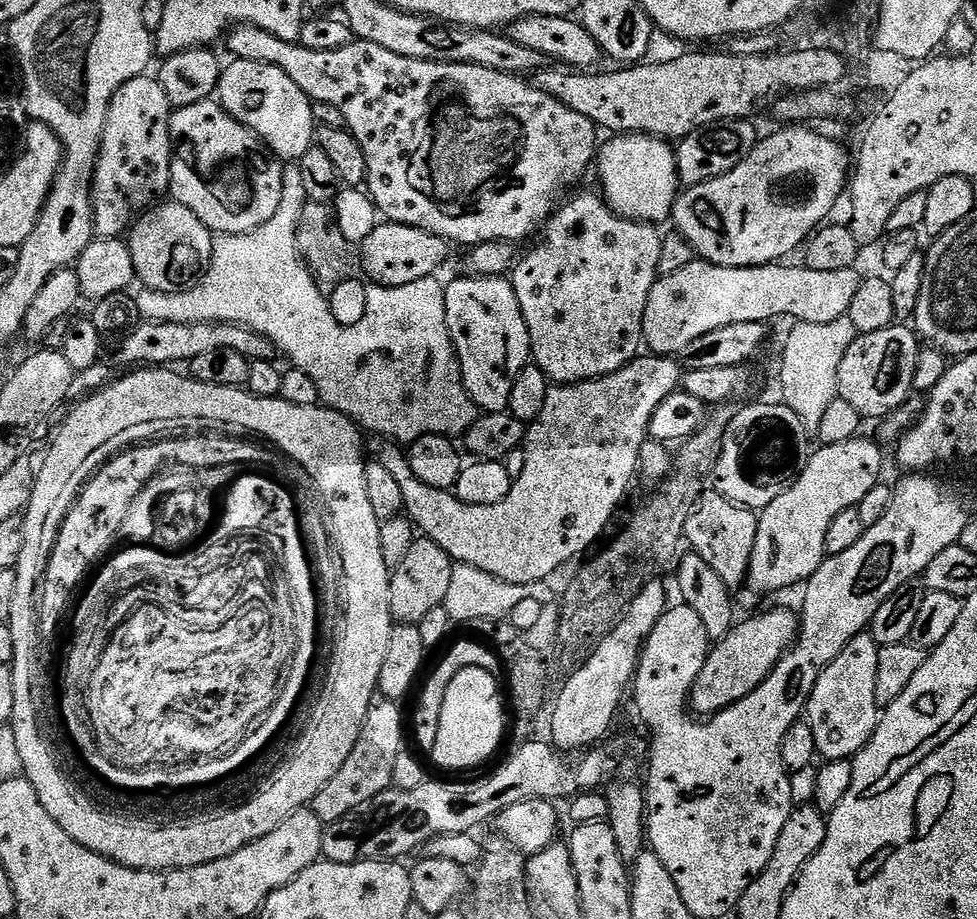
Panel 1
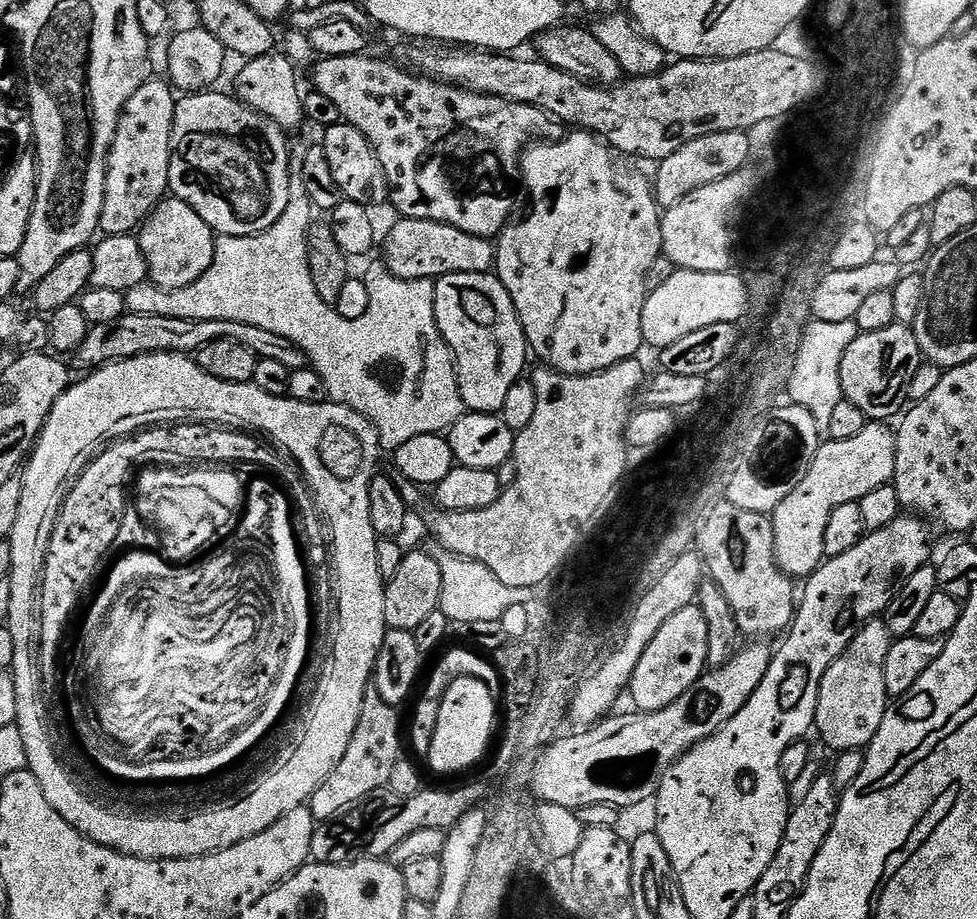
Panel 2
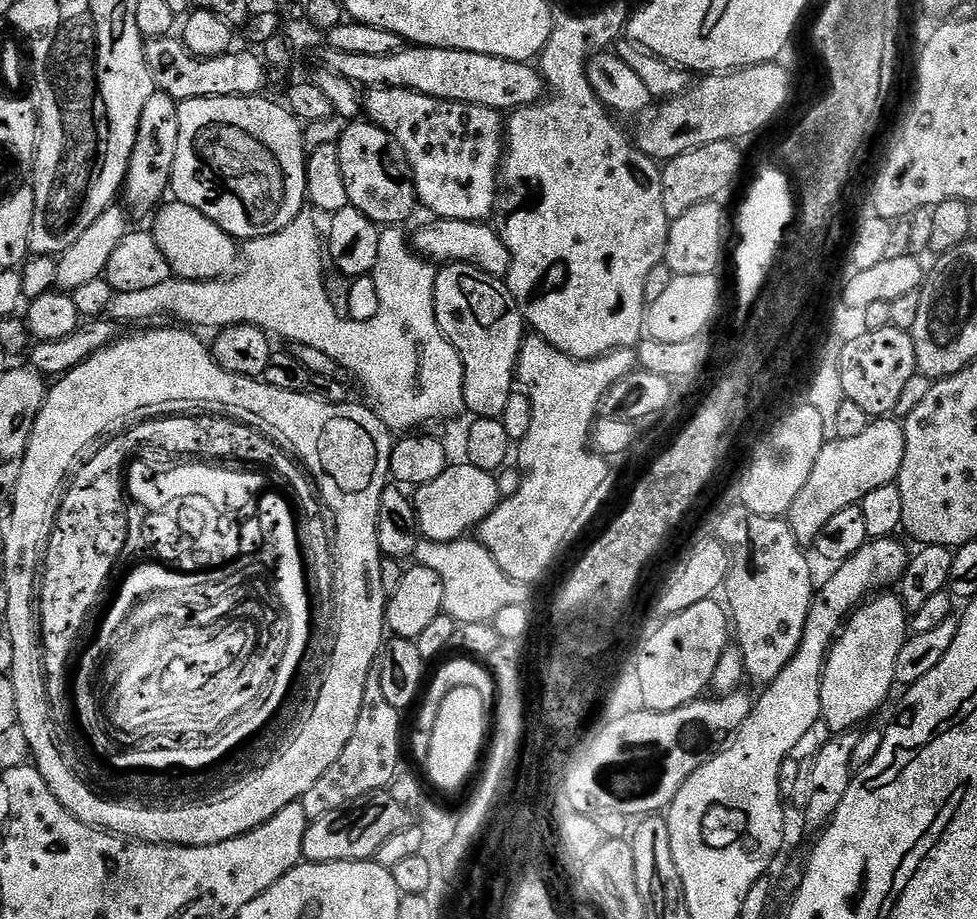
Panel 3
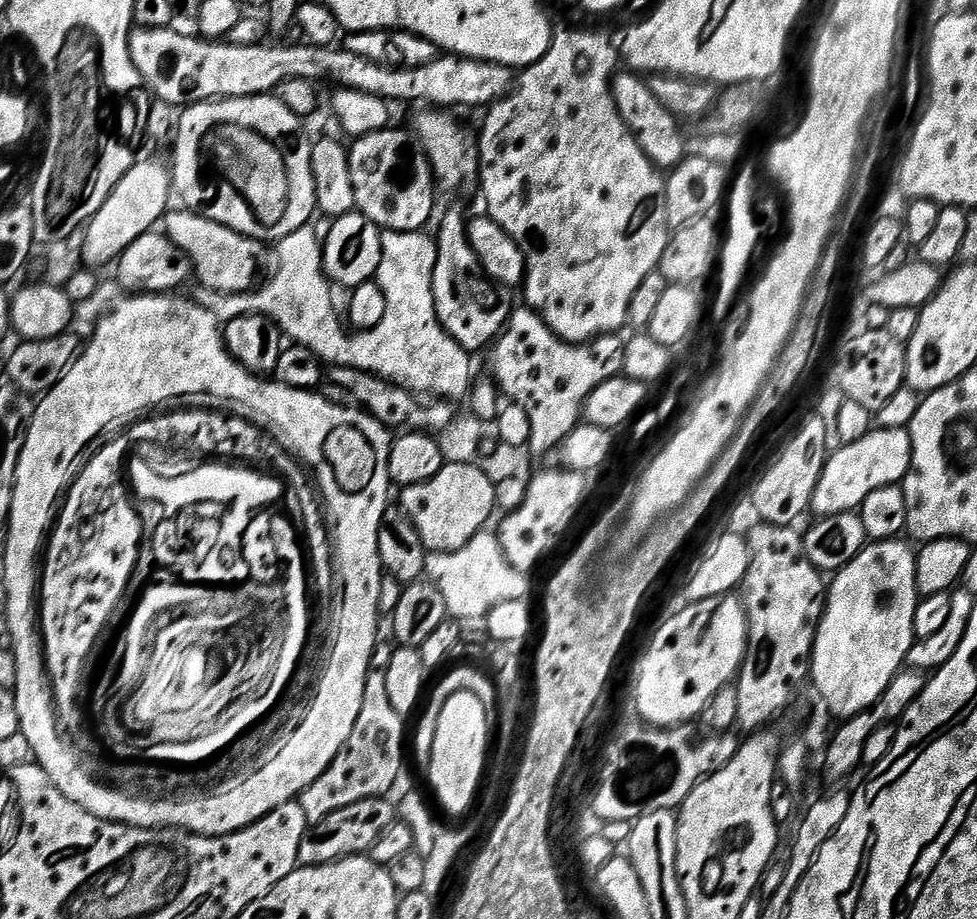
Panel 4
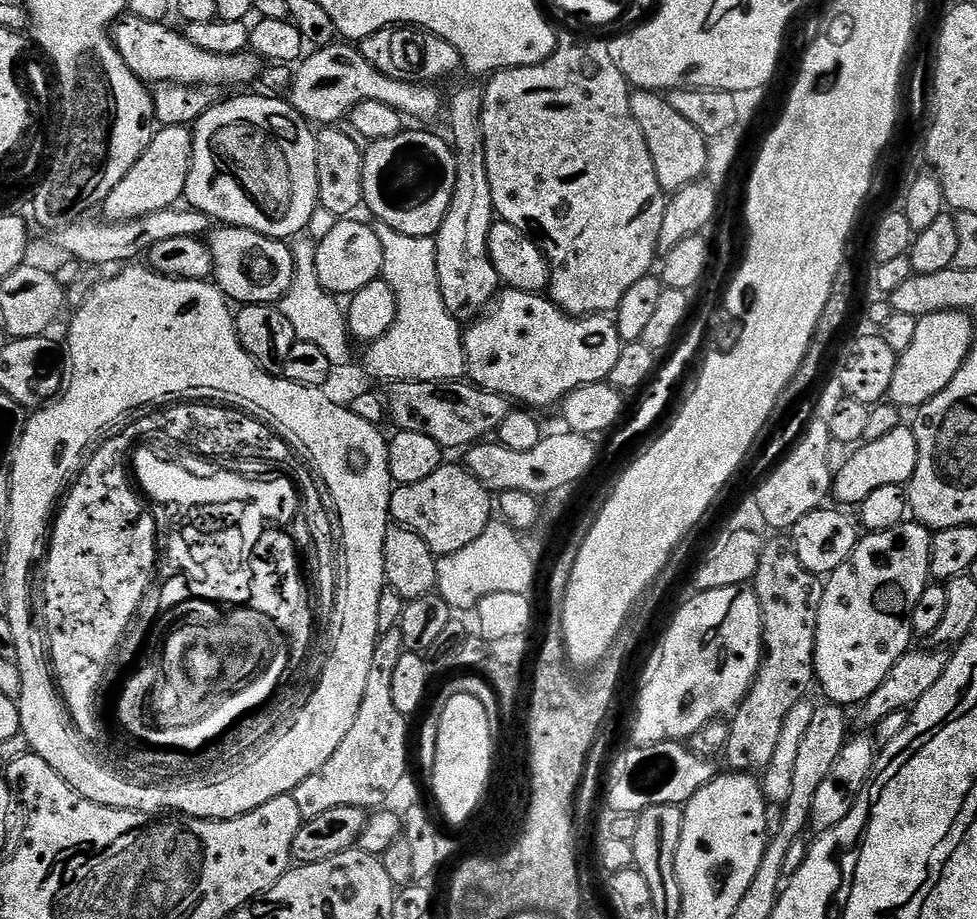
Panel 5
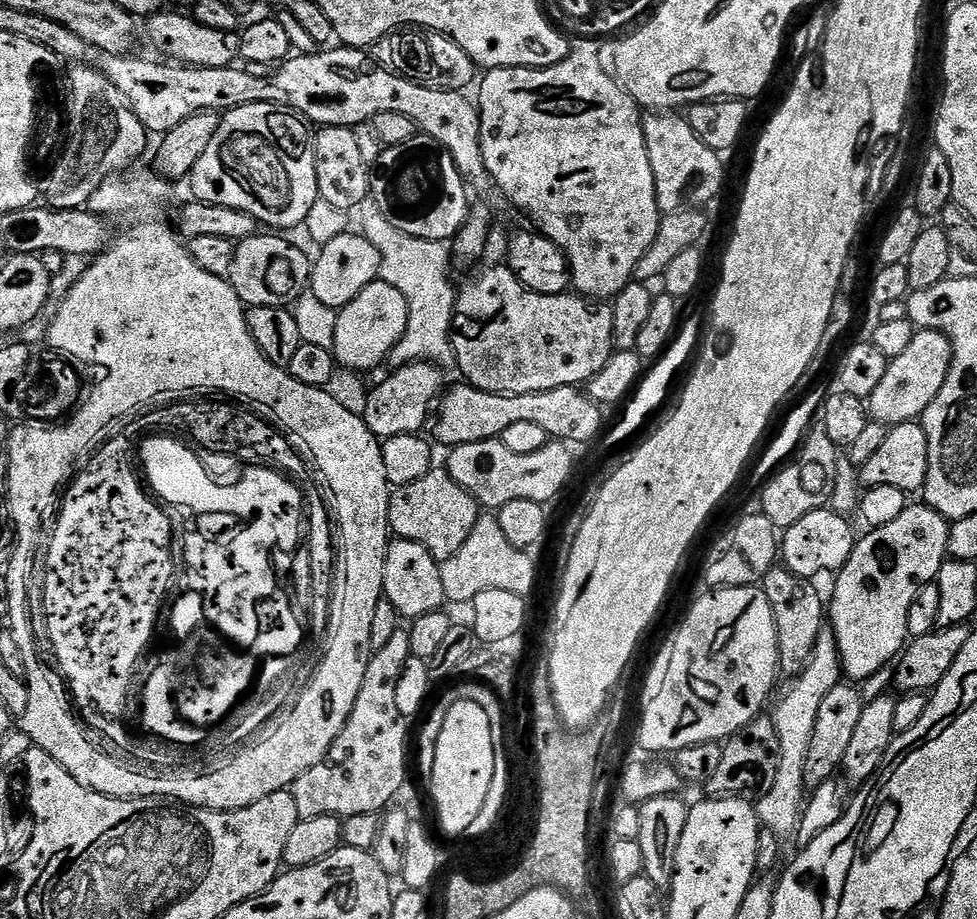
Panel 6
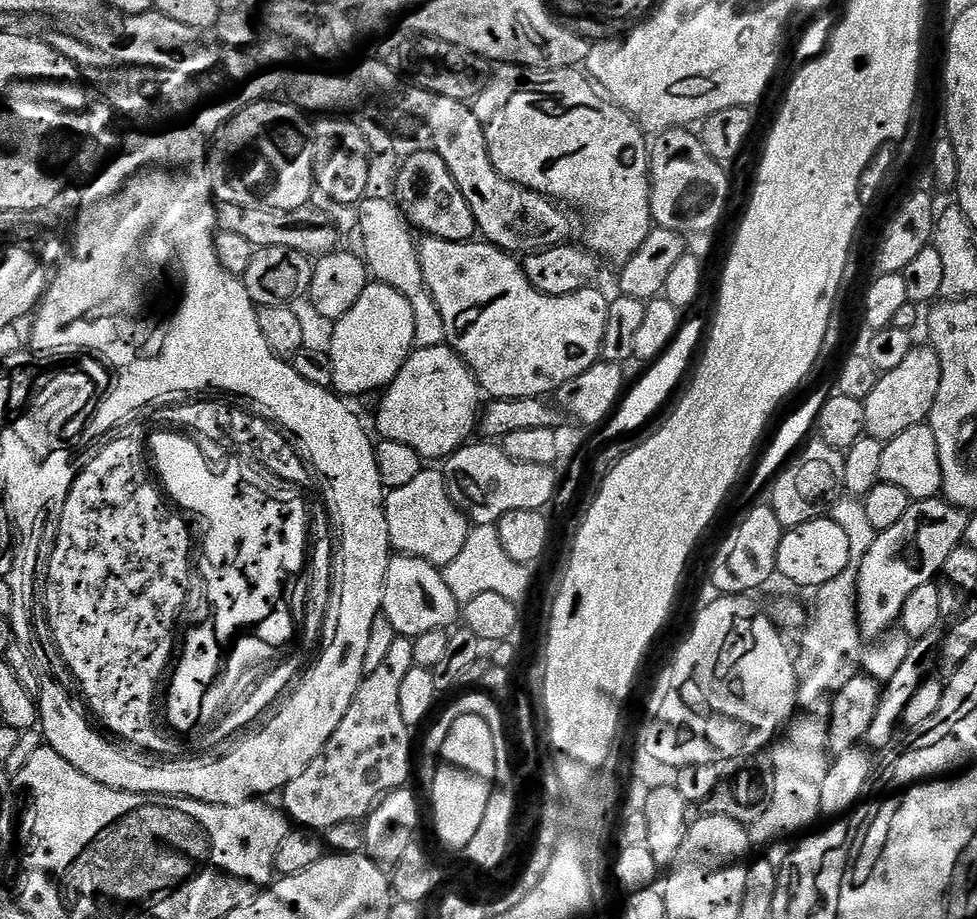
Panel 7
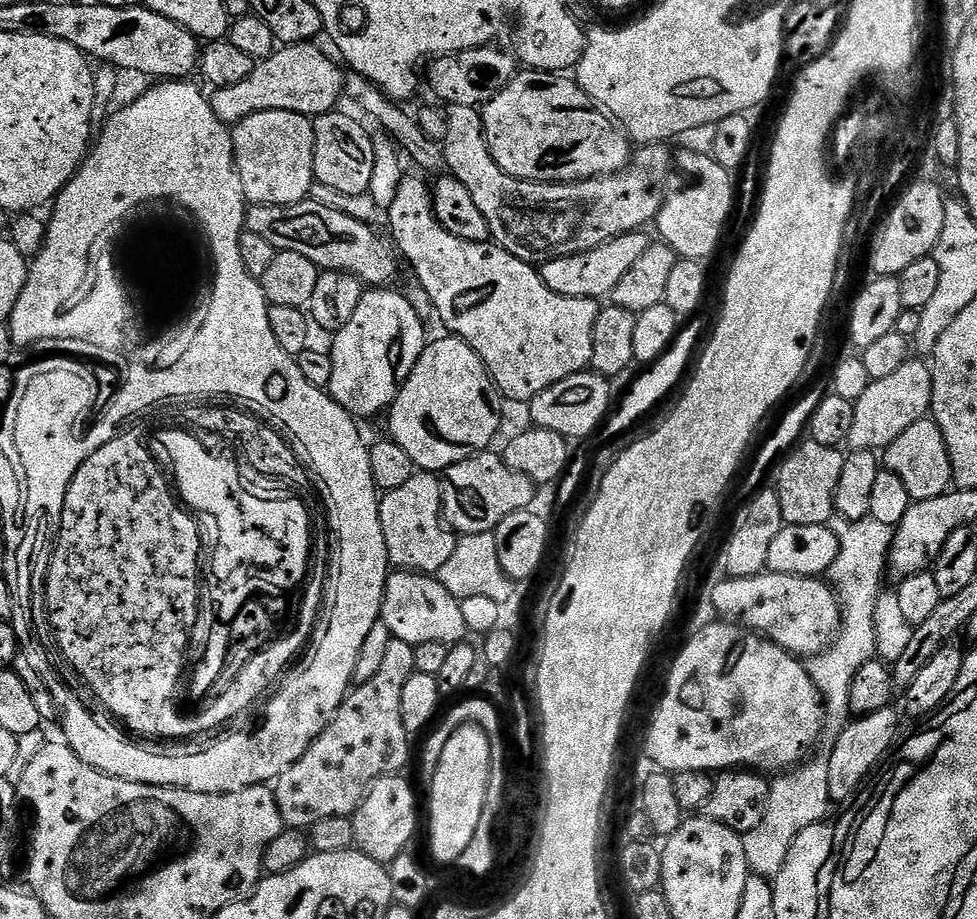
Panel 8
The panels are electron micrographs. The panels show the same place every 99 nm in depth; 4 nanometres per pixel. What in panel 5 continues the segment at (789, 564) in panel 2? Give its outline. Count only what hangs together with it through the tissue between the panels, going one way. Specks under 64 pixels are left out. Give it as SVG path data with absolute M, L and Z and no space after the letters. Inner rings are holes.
M911 427L895 428L890 434L886 434L886 438L861 443L853 451L846 466L834 473L831 495L837 496L844 504L858 506L873 490L878 490L878 486L907 485L917 466L918 442Z

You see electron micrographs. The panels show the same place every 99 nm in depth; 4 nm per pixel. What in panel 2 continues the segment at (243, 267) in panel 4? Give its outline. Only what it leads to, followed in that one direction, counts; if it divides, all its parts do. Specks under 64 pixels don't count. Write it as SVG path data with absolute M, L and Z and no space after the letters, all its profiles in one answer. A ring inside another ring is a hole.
M165 198L157 204L148 219L138 229L138 239L142 254L146 258L148 280L159 288L182 290L206 270L210 270L214 258L216 236L210 225L203 220L186 202L175 198Z

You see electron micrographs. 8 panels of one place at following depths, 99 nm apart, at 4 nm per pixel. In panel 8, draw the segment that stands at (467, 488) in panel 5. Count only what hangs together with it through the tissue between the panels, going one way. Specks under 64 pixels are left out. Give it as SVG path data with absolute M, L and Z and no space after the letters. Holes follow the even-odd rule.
M418 470L410 482L398 486L398 490L383 493L380 498L380 517L388 562L393 569L439 574L450 559L450 554L454 554L458 536L444 519L442 480L437 473Z

